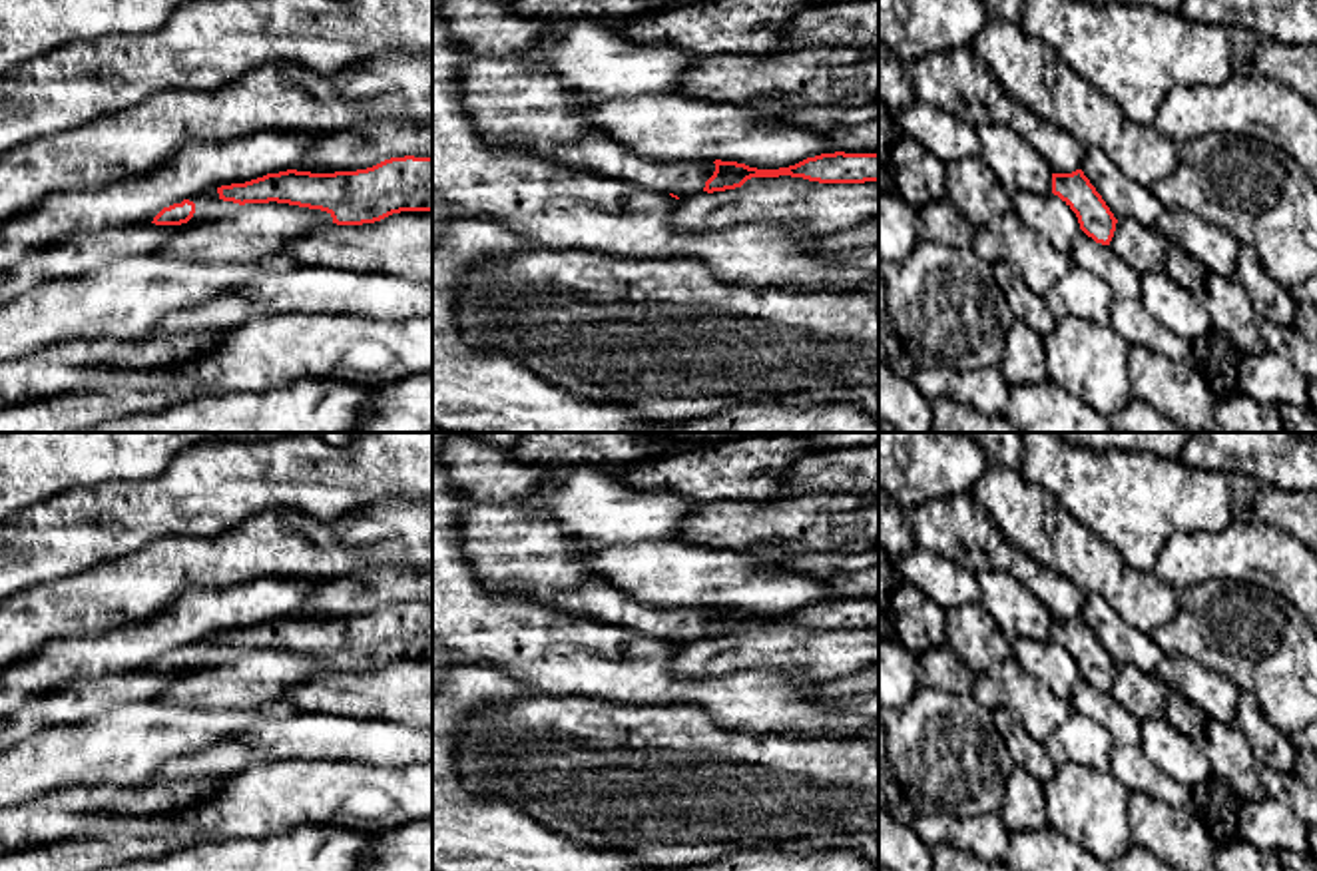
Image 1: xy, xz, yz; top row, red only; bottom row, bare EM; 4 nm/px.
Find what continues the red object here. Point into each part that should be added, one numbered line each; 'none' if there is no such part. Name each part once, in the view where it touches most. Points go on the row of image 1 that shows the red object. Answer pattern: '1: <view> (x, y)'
1: xy (208, 208)

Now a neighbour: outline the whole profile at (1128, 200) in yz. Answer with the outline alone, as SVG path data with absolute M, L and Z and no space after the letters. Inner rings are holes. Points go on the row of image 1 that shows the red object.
M1100 147L1084 149L1080 169L1118 221L1134 219L1148 229L1158 225L1166 207L1158 201L1150 187L1128 179Z

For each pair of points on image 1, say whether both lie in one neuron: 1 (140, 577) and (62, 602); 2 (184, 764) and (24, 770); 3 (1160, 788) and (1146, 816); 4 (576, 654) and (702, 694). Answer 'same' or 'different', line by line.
1: same
2: different
3: different
4: same

